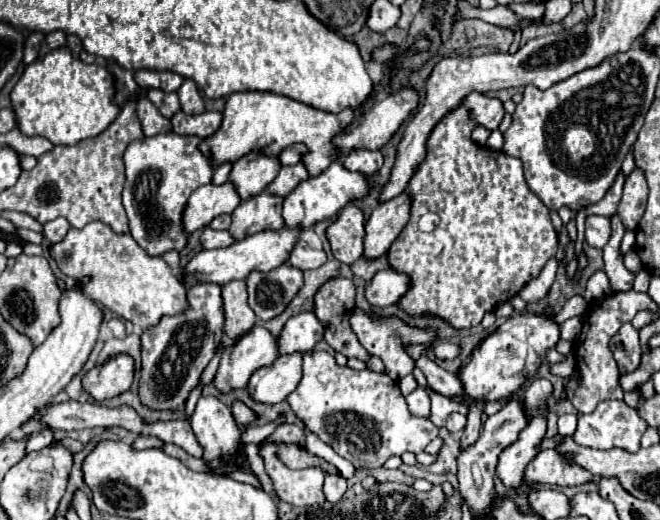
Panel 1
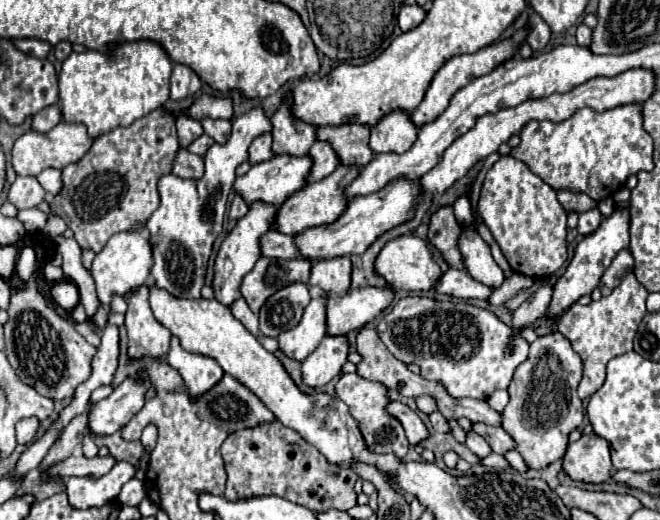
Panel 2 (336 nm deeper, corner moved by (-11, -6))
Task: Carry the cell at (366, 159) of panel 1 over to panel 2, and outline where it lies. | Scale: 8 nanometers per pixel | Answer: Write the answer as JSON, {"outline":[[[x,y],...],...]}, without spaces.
{"outline":[[[396,109],[386,113],[374,127],[370,135],[370,147],[378,153],[404,153],[412,147],[418,135],[418,125],[410,121],[410,113]]]}

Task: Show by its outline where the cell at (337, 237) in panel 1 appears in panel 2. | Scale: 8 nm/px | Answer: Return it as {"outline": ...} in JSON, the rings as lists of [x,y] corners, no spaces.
{"outline":[[[404,235],[394,241],[388,241],[376,259],[376,273],[386,279],[396,291],[432,291],[442,277],[440,265],[434,261],[426,241],[416,235]]]}

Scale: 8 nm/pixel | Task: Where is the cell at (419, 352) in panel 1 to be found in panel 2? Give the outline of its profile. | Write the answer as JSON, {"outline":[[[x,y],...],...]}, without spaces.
{"outline":[[[474,423],[472,429],[488,441],[488,445],[492,447],[494,453],[506,453],[510,449],[516,449],[516,441],[512,441],[512,437],[508,433],[504,433],[502,427],[490,427],[484,423]]]}

